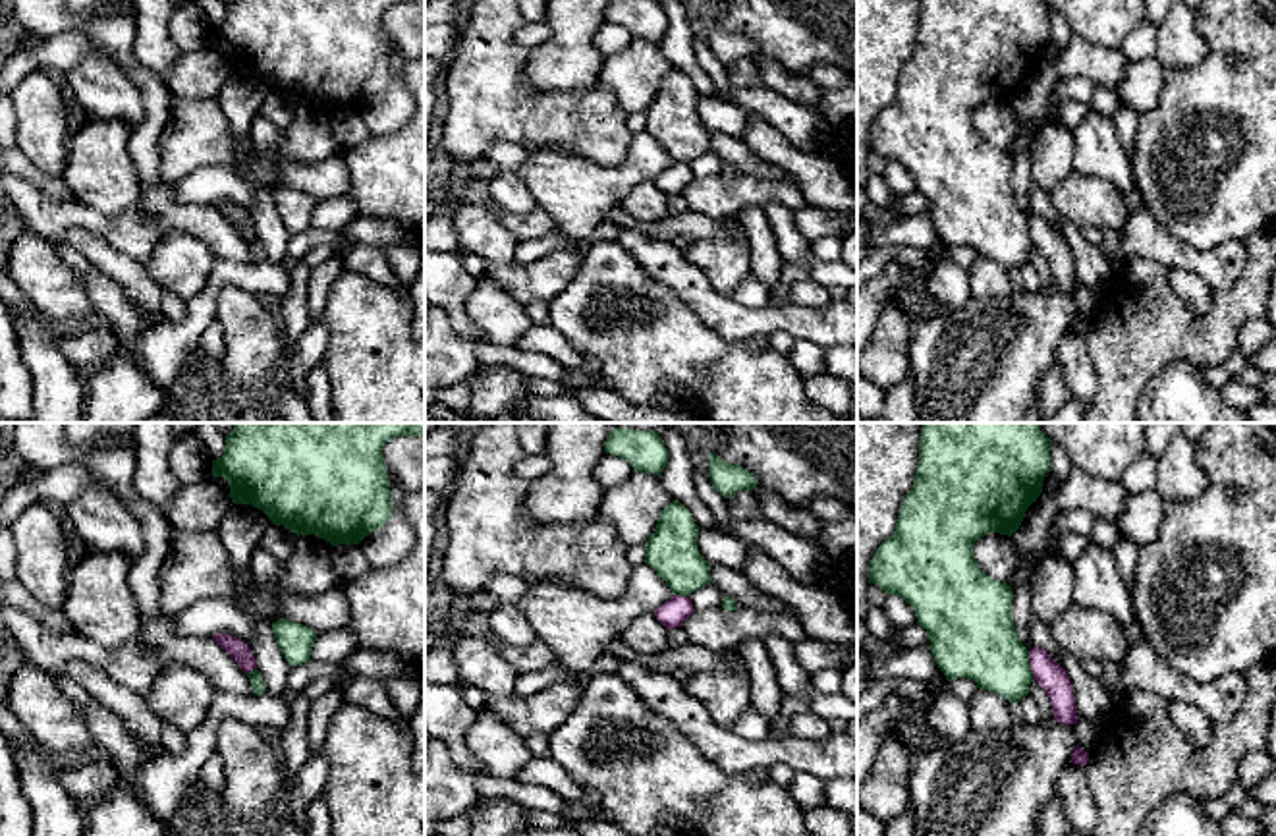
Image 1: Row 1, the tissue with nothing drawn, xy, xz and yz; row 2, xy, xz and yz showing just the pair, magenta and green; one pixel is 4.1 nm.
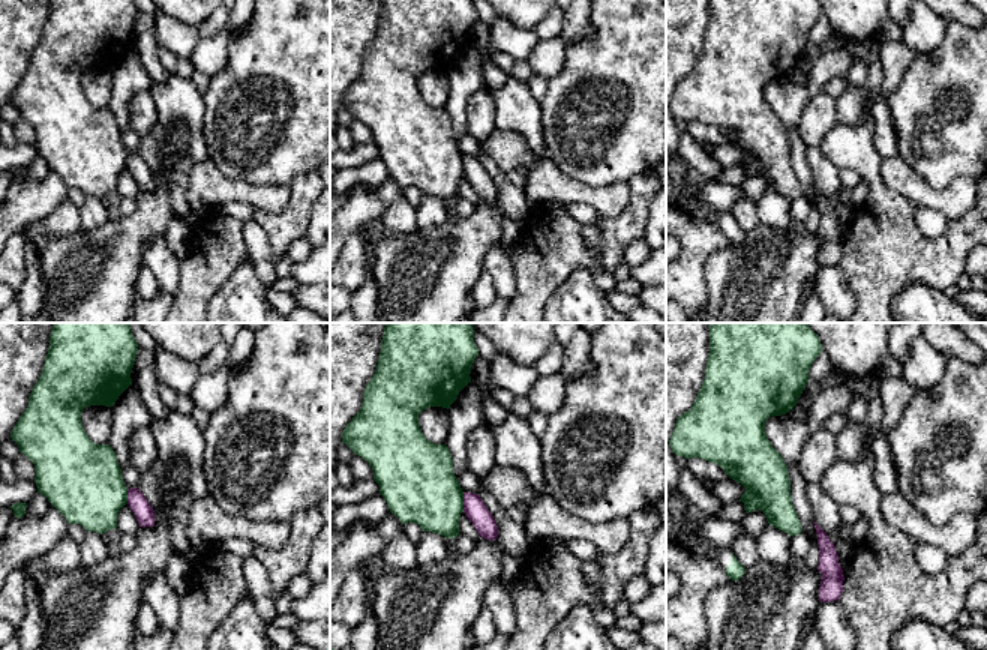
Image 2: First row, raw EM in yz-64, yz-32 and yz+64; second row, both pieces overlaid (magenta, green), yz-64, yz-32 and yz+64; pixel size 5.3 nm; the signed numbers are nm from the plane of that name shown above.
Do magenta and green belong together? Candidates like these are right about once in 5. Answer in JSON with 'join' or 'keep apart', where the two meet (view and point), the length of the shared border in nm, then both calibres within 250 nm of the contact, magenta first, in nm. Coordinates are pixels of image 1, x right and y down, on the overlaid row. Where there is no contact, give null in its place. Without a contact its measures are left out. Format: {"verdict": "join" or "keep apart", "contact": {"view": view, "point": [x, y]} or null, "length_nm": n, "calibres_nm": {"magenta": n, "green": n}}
{"verdict": "keep apart", "contact": {"view": "yz", "point": [1031, 665]}, "length_nm": 120, "calibres_nm": {"magenta": 120, "green": 320}}

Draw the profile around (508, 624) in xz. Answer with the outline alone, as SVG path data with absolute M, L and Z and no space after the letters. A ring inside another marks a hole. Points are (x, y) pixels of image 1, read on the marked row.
M504 604L483 620L483 629L494 641L527 647L539 641L539 631L517 604Z

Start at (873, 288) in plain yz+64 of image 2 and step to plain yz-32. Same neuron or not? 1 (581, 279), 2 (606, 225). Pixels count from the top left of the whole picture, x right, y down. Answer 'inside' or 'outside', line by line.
1: outside
2: inside

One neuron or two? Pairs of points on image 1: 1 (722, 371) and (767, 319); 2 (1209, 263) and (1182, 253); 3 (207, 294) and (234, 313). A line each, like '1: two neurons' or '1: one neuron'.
1: two neurons
2: one neuron
3: two neurons

